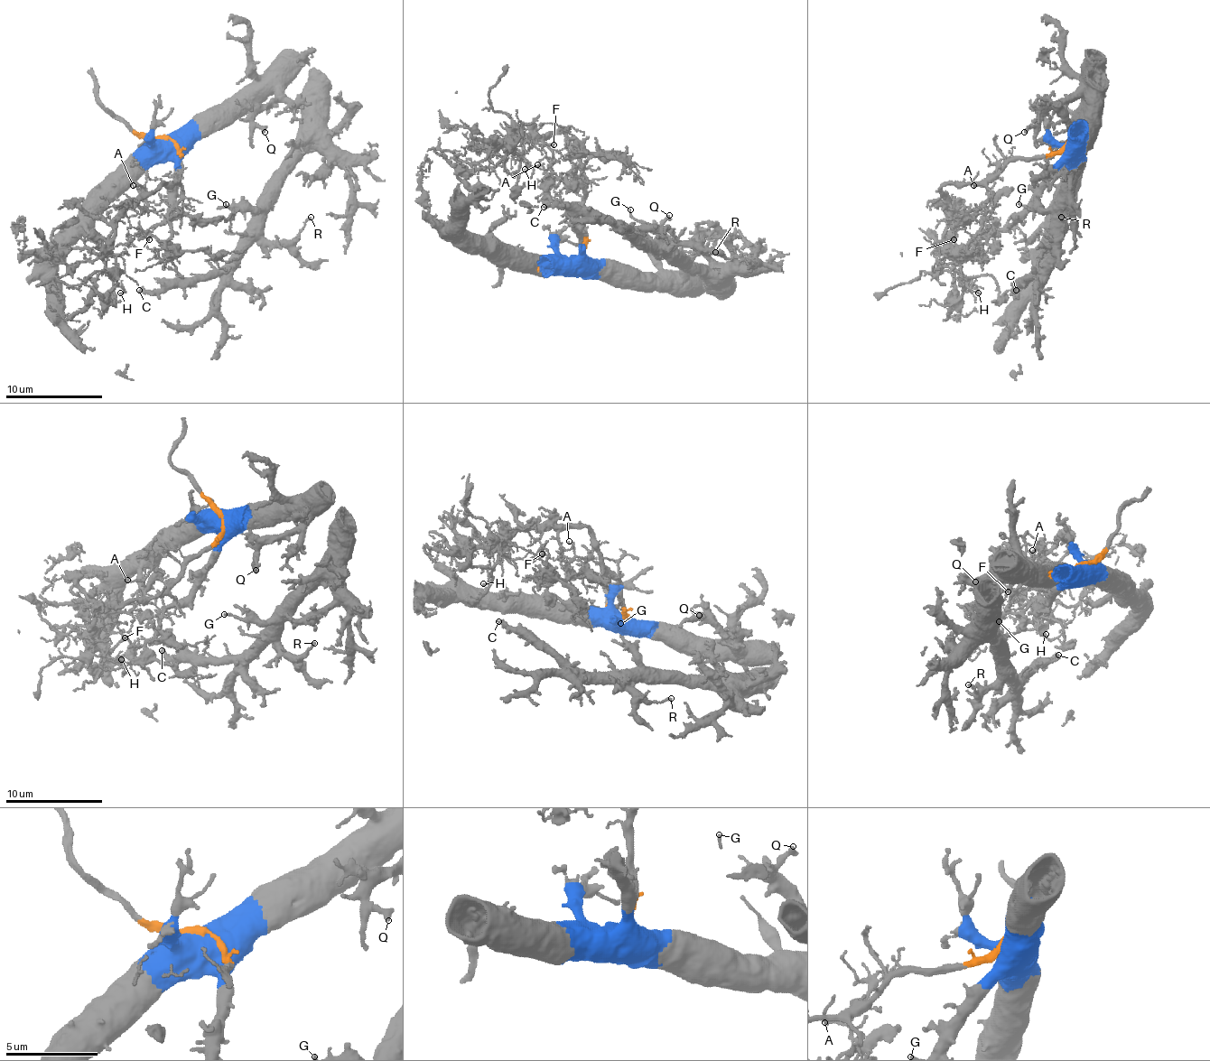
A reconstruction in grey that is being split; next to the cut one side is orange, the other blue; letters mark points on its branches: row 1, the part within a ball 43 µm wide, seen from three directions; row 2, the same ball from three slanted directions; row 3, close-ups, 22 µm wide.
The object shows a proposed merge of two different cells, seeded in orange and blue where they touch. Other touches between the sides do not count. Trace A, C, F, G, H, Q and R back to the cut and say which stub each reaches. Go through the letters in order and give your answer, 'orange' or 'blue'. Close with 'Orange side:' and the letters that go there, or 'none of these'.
A: orange
C: blue
F: orange
G: blue
H: orange
Q: blue
R: blue
Orange side: A, F, H

